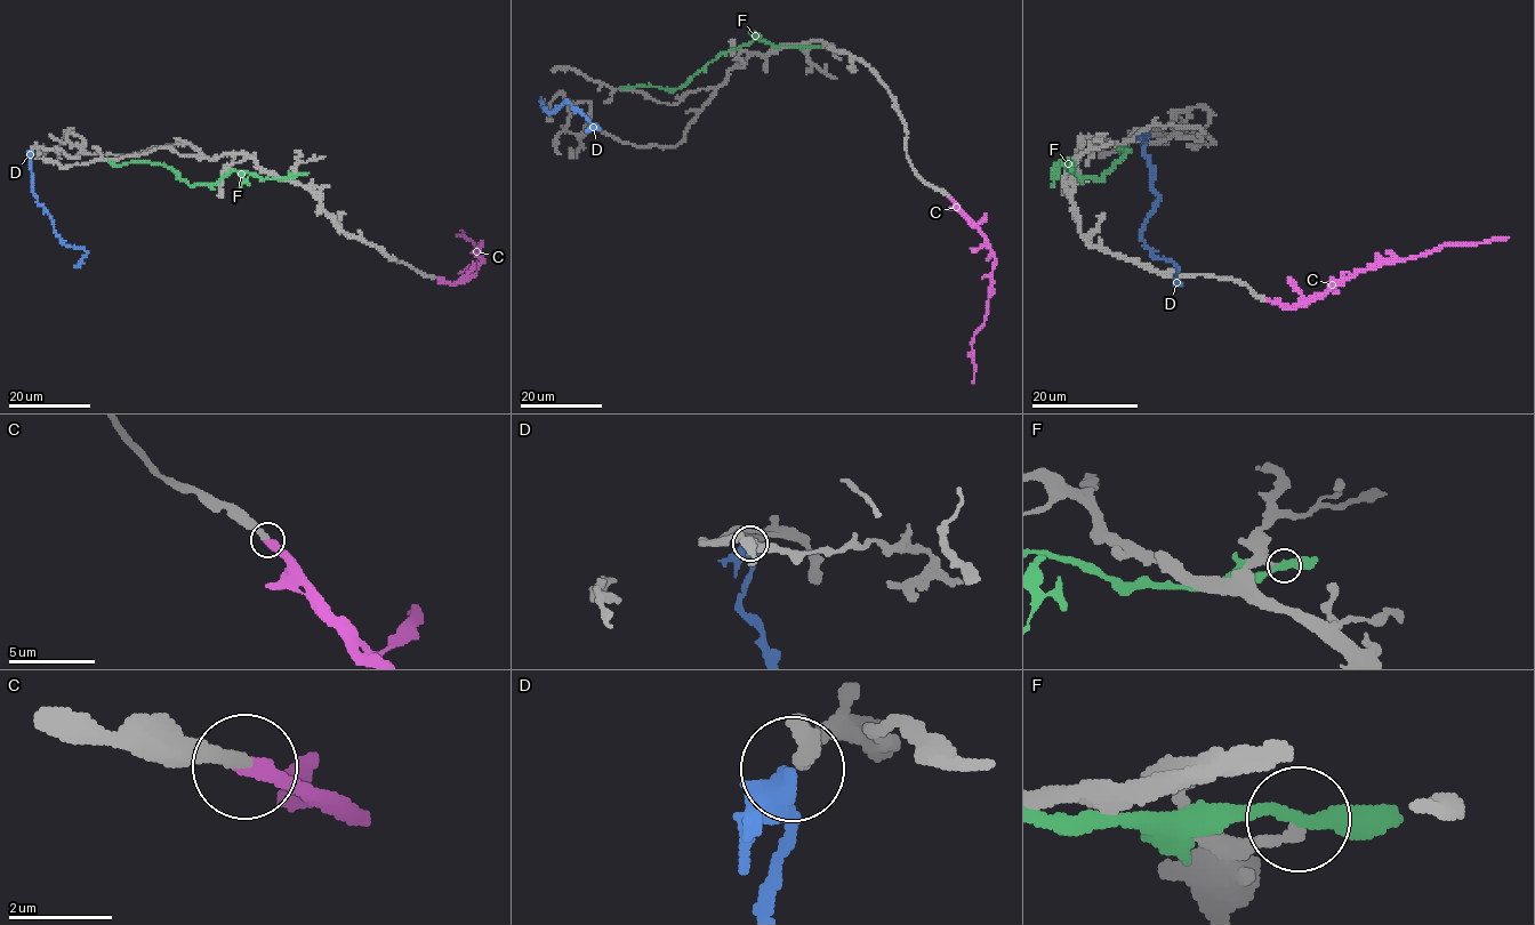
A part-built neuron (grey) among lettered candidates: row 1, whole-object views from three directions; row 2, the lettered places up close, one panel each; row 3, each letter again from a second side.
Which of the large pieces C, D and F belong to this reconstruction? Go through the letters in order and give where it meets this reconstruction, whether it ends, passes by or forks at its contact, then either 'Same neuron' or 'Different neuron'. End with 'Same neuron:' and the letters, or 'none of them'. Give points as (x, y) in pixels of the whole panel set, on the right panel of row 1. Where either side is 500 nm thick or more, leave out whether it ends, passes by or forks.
C: Touches grey at (1268, 299). It ends there. Same neuron
D: Touches grey at (1146, 133). Different neuron
F: Touches grey at (1071, 165). It passes by. Different neuron
Same neuron: C

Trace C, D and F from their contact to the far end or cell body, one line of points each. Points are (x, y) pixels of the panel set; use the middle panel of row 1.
C: (949, 198), (994, 255), (986, 319), (972, 343), (972, 383)
D: (543, 103), (548, 113), (564, 101), (597, 127), (585, 131)
F: (812, 47), (772, 46), (753, 40), (720, 54), (677, 89), (649, 86), (620, 89)

